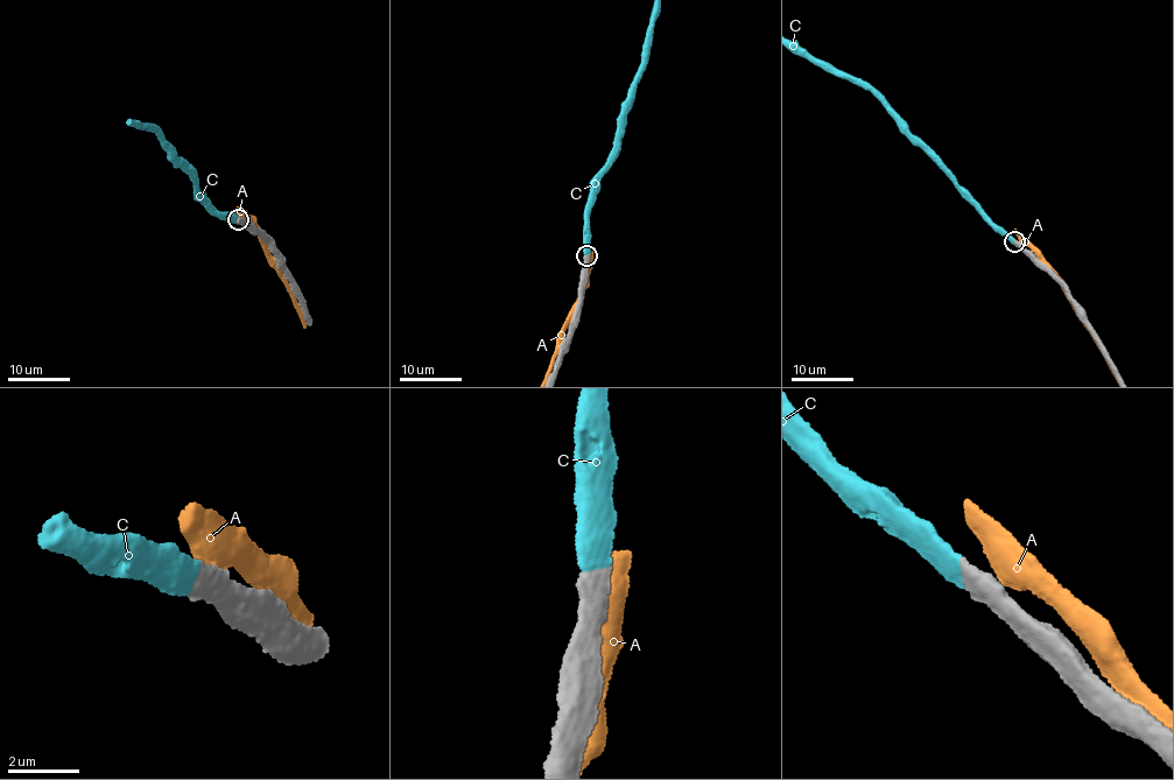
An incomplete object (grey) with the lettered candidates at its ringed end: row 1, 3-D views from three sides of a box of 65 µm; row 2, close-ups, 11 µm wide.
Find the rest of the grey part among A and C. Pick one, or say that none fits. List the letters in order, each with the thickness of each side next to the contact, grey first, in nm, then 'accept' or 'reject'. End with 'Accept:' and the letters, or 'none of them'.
A: 750 nm thick on the grey side, 700 nm on the other; reject
C: 600 nm thick on the grey side, 600 nm on the other; accept
Accept: C

